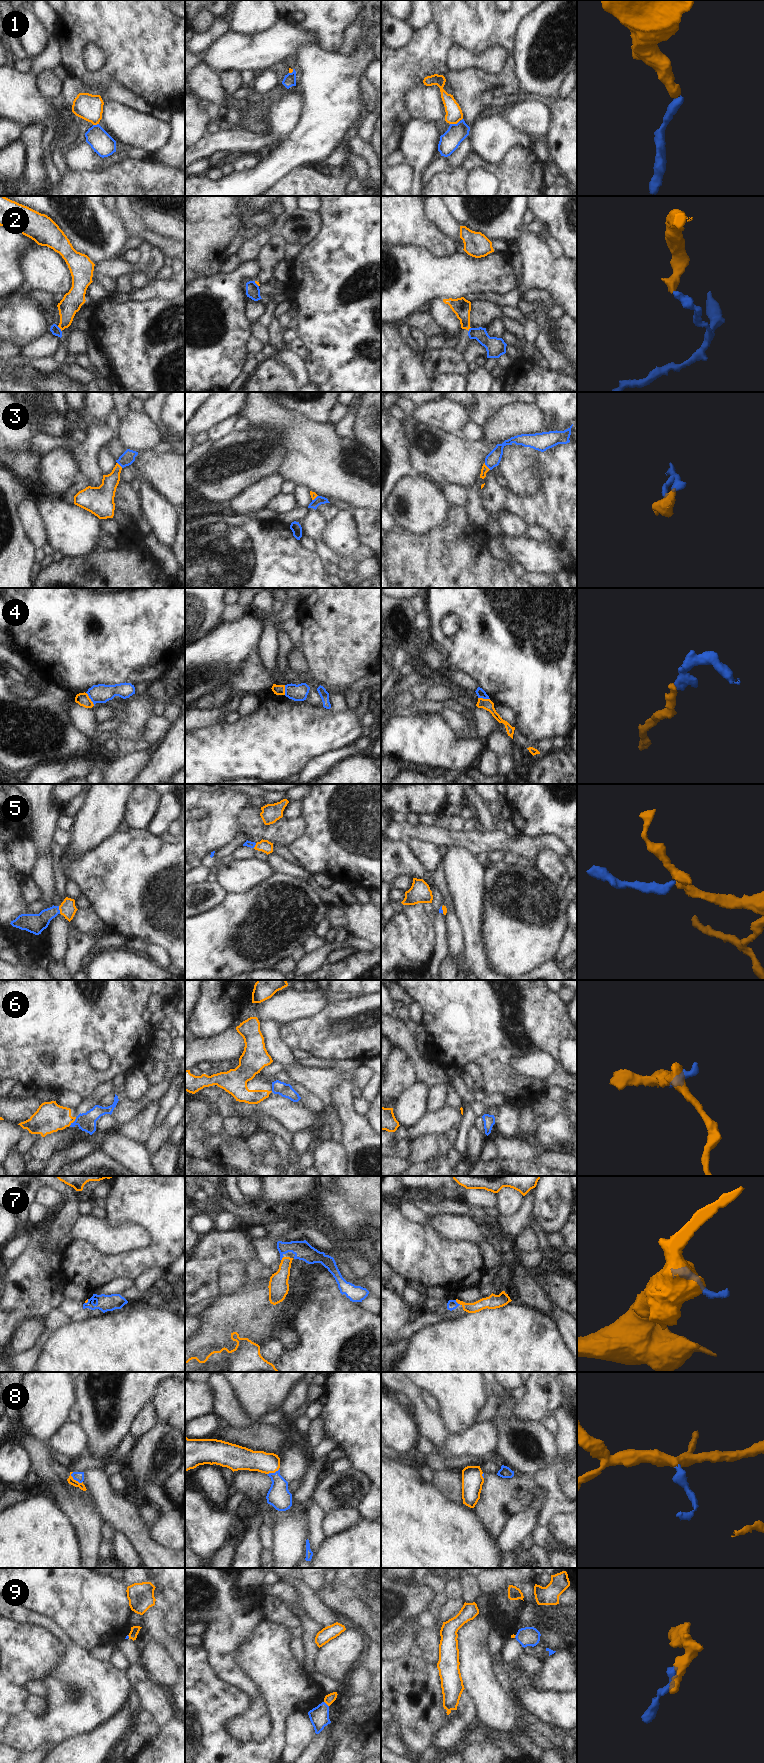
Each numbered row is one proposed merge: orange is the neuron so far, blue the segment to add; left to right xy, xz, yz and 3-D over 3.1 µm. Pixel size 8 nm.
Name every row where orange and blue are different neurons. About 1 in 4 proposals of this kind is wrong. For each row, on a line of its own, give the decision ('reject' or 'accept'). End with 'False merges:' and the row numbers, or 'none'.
1: reject
2: reject
3: accept
4: reject
5: accept
6: reject
7: accept
8: accept
9: reject
False merges: 1, 2, 4, 6, 9

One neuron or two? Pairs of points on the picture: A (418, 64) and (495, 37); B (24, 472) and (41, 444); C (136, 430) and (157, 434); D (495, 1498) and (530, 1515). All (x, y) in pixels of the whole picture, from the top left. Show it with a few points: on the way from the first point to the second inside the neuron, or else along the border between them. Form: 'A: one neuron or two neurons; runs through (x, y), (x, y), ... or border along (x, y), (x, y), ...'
A: one neuron; runs through (437, 45), (445, 37), (476, 37)
B: two neurons; border along (35, 431), (30, 441), (30, 450), (40, 458)
C: one neuron; runs through (141, 434), (152, 434)
D: two neurons; border along (534, 1491), (529, 1505), (516, 1513), (505, 1527)

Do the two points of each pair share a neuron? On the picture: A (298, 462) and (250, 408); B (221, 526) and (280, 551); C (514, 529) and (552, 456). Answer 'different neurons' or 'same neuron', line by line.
A: same neuron
B: same neuron
C: different neurons

